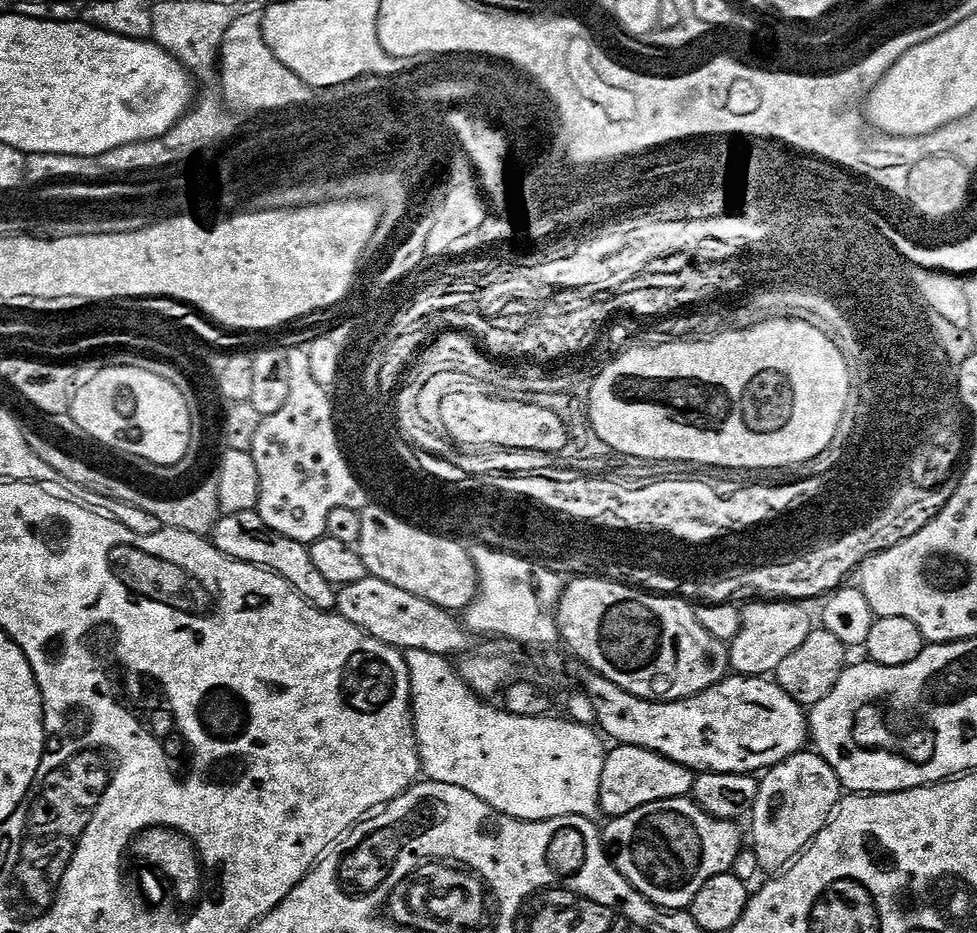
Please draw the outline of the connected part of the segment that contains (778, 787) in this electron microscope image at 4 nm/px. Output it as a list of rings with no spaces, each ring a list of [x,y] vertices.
[[[801,750],[786,758],[781,764],[775,764],[759,777],[760,789],[757,801],[750,813],[752,820],[752,852],[756,855],[756,864],[767,874],[779,874],[804,851],[811,846],[814,838],[828,825],[837,808],[840,807],[842,789],[838,774],[822,759],[815,750]]]

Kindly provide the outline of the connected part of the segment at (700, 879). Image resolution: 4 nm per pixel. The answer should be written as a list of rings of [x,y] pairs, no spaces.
[[[674,798],[673,800],[663,800],[662,802],[650,802],[650,806],[642,806],[638,810],[630,810],[630,814],[622,814],[609,819],[607,823],[608,825],[603,825],[602,828],[602,839],[609,860],[622,874],[622,878],[630,881],[657,908],[667,908],[669,910],[691,909],[698,890],[702,890],[702,886],[706,886],[706,882],[710,882],[710,878],[714,878],[718,874],[732,872],[735,869],[736,859],[740,856],[740,824],[731,820],[719,820],[716,817],[712,817],[706,810],[700,808],[692,798]]]

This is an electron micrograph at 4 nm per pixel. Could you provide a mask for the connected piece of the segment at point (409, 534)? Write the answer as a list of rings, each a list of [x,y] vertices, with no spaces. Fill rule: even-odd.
[[[379,506],[362,508],[359,514],[361,530],[358,551],[362,562],[366,562],[369,576],[382,578],[382,582],[390,582],[390,586],[398,586],[398,590],[406,590],[406,594],[418,594],[418,598],[426,598],[426,602],[434,602],[434,606],[446,608],[453,614],[468,607],[477,594],[477,576],[475,562],[461,541],[424,532]]]

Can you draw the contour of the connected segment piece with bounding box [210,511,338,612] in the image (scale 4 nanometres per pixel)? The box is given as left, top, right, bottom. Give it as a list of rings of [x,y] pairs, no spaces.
[[[259,512],[223,513],[212,528],[210,539],[212,545],[231,560],[253,564],[278,574],[312,608],[323,612],[336,612],[338,589],[335,584],[326,582],[326,578],[322,578],[321,572],[314,567],[308,545],[294,542],[294,538],[286,538],[278,534],[278,530],[270,530],[270,526],[262,522]]]

